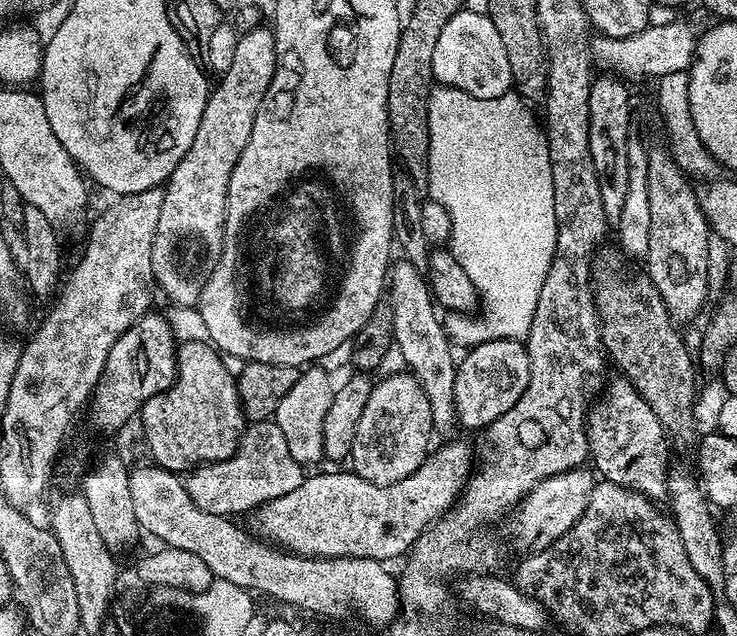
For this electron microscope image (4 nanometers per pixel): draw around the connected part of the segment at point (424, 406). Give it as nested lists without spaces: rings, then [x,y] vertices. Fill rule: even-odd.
[[[402,371],[377,379],[370,398],[366,398],[366,410],[362,410],[362,418],[358,421],[358,434],[354,434],[351,471],[378,486],[402,482],[402,478],[410,478],[410,474],[422,466],[432,438],[430,401],[415,376]]]

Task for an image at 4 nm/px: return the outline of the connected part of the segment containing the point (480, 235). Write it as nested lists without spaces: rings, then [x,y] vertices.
[[[454,88],[431,89],[426,189],[448,211],[448,220],[452,223],[450,251],[476,287],[482,312],[484,308],[484,316],[448,314],[443,317],[448,339],[453,345],[461,344],[464,350],[491,340],[523,341],[527,337],[542,282],[546,282],[554,258],[556,215],[548,137],[541,125],[540,128],[536,125],[527,107],[531,108],[516,94],[485,100]]]

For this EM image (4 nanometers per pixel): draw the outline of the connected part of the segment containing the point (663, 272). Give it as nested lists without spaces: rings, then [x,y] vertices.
[[[667,147],[648,148],[650,202],[650,236],[646,255],[648,276],[656,287],[655,295],[664,303],[668,316],[677,325],[685,326],[704,308],[710,297],[707,288],[708,219],[700,208],[689,179],[679,168]]]

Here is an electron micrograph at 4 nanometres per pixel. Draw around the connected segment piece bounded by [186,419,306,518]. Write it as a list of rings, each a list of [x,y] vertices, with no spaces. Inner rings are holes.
[[[275,419],[257,420],[245,427],[240,445],[230,458],[193,467],[186,487],[194,506],[210,514],[236,518],[239,512],[251,513],[274,498],[282,498],[282,494],[290,494],[290,490],[298,490],[305,475],[305,469],[290,455]]]

